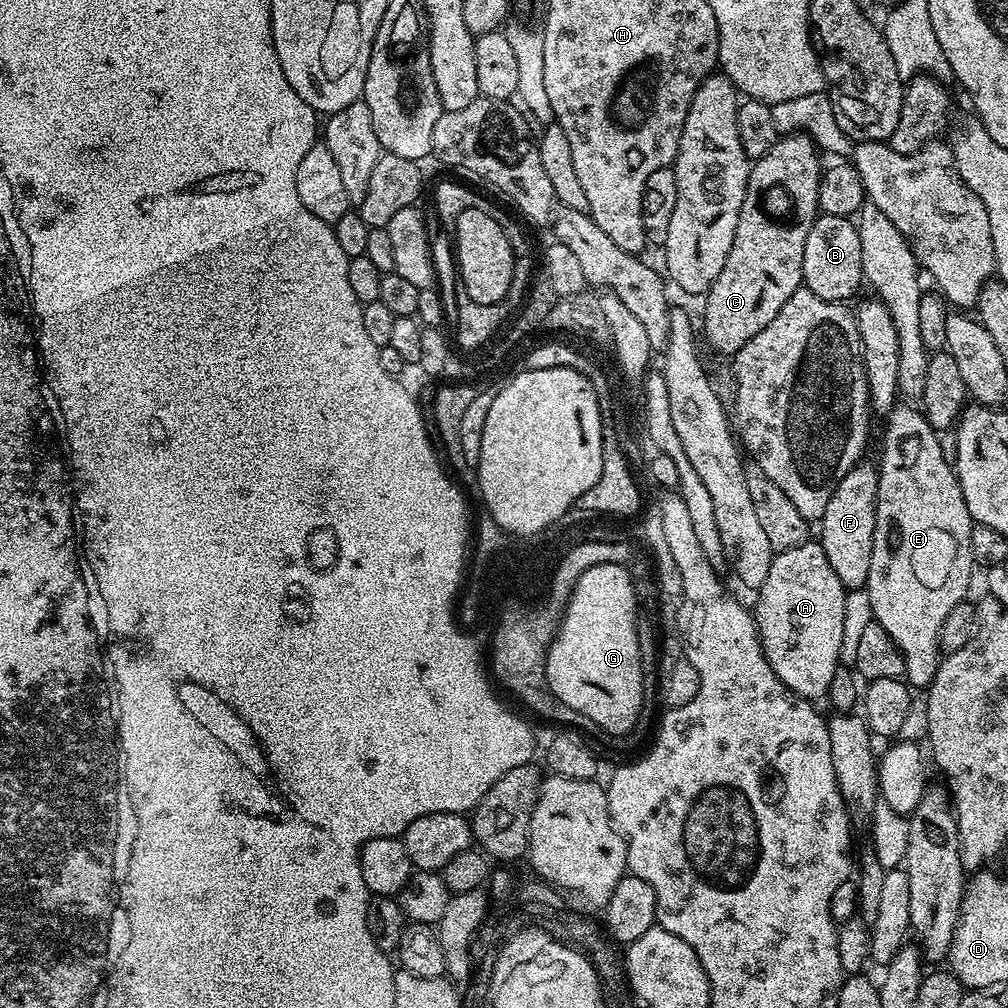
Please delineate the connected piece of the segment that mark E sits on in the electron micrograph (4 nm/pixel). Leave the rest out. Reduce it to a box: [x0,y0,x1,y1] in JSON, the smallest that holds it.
[866,402,973,690]

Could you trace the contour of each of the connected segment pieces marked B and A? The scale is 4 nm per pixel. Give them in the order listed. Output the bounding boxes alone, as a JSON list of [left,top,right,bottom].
[[802,215,864,302],[754,538,846,698]]

